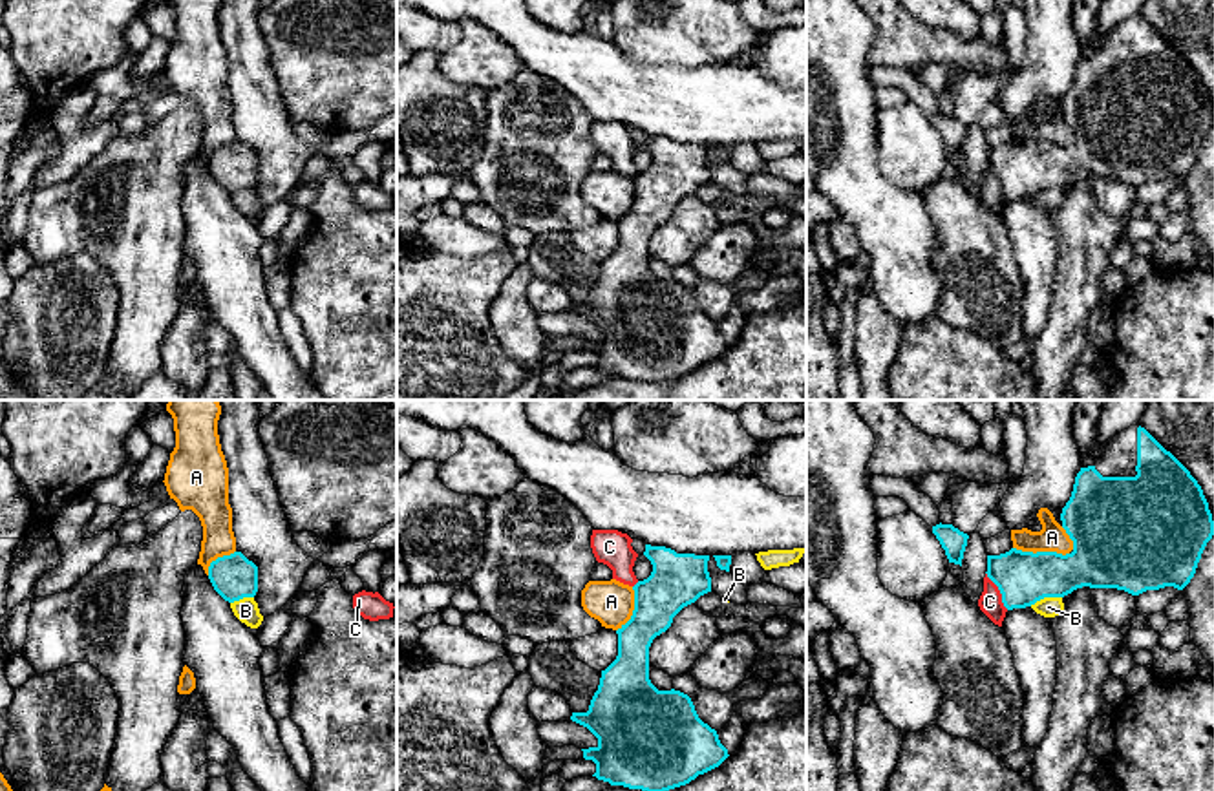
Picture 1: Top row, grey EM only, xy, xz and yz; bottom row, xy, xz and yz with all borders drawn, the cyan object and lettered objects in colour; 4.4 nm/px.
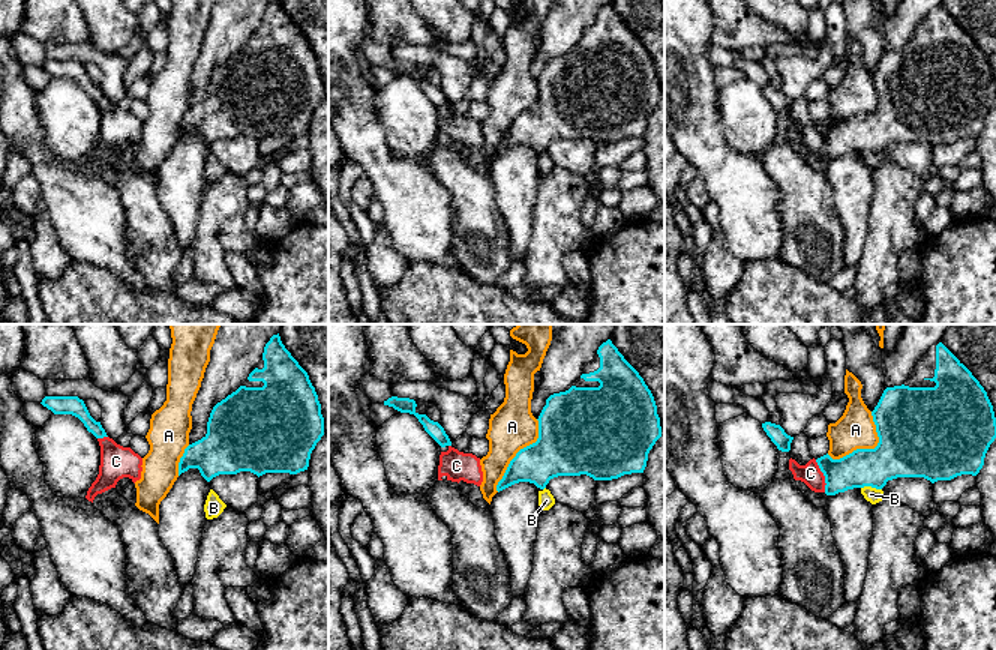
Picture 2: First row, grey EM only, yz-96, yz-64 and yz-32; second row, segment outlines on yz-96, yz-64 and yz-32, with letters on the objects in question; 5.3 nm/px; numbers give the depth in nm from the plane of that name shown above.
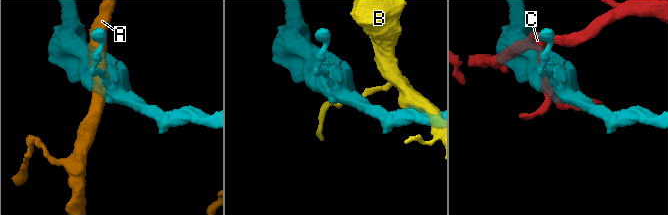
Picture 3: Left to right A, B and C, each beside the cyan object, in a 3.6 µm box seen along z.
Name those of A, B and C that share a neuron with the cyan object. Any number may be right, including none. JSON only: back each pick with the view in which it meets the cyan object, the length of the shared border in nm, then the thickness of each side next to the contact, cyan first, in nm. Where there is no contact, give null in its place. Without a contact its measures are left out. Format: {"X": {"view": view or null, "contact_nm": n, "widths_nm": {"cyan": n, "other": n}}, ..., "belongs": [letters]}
{"belongs": []}

